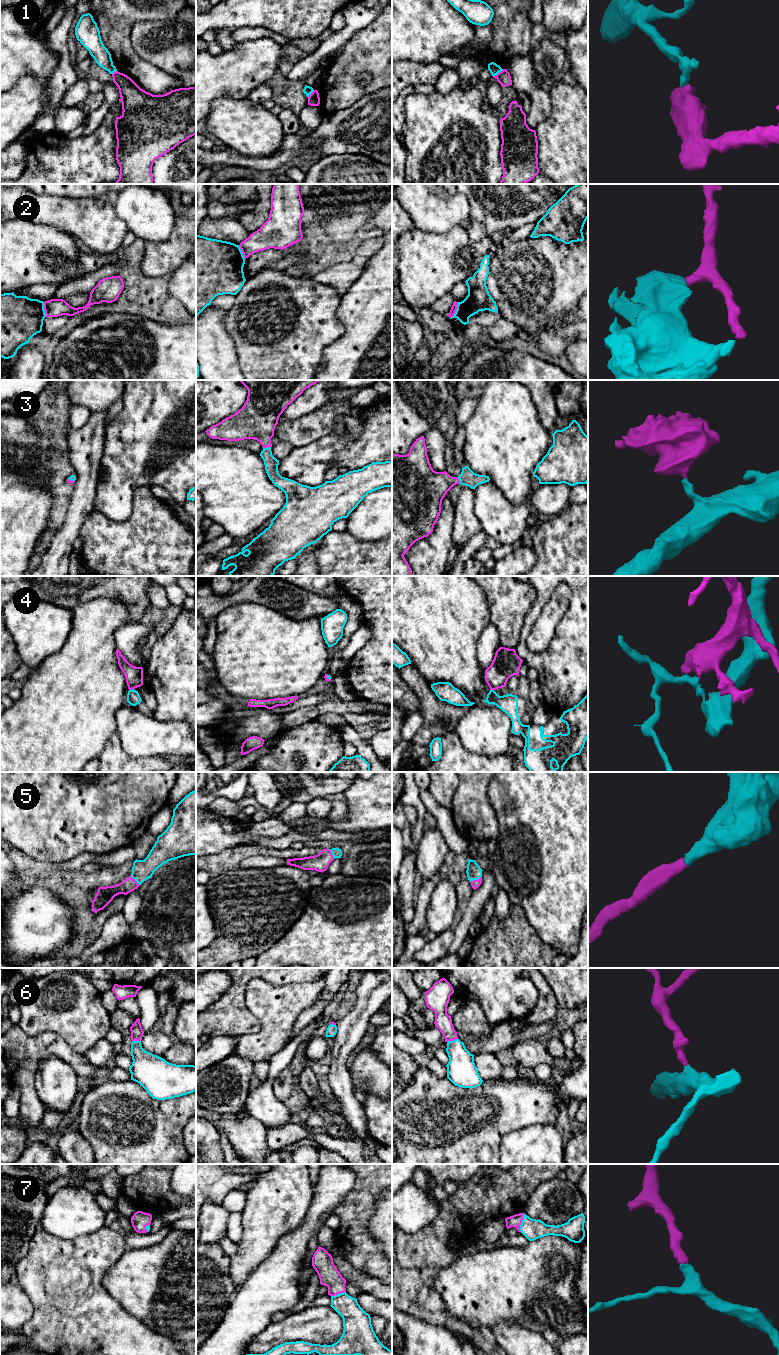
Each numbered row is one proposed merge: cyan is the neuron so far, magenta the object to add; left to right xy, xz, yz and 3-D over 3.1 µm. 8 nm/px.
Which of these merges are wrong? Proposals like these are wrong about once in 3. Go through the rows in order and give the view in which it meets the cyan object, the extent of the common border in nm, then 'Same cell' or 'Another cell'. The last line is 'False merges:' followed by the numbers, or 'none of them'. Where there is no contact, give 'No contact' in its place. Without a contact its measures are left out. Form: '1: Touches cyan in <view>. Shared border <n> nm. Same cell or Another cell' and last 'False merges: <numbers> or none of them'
1: Touches cyan in yz. Shared border 110 nm. Another cell
2: Touches cyan in yz. Shared border 150 nm. Another cell
3: Touches cyan in xz. Shared border 70 nm. Same cell
4: Touches cyan in xy. Shared border 40 nm. Another cell
5: Touches cyan in yz. Shared border 110 nm. Same cell
6: Touches cyan in yz. Shared border 100 nm. Same cell
7: Touches cyan in yz. Shared border 150 nm. Same cell
False merges: 1, 2, 4

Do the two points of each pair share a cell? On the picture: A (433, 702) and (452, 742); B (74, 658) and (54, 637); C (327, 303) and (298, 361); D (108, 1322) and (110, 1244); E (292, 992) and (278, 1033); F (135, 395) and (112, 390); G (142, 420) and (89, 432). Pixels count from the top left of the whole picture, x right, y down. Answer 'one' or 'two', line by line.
A: two
B: two
C: one
D: one
E: one
F: two
G: two

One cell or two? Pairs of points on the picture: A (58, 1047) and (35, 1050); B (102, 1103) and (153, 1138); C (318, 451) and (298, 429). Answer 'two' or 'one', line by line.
A: one
B: one
C: two

